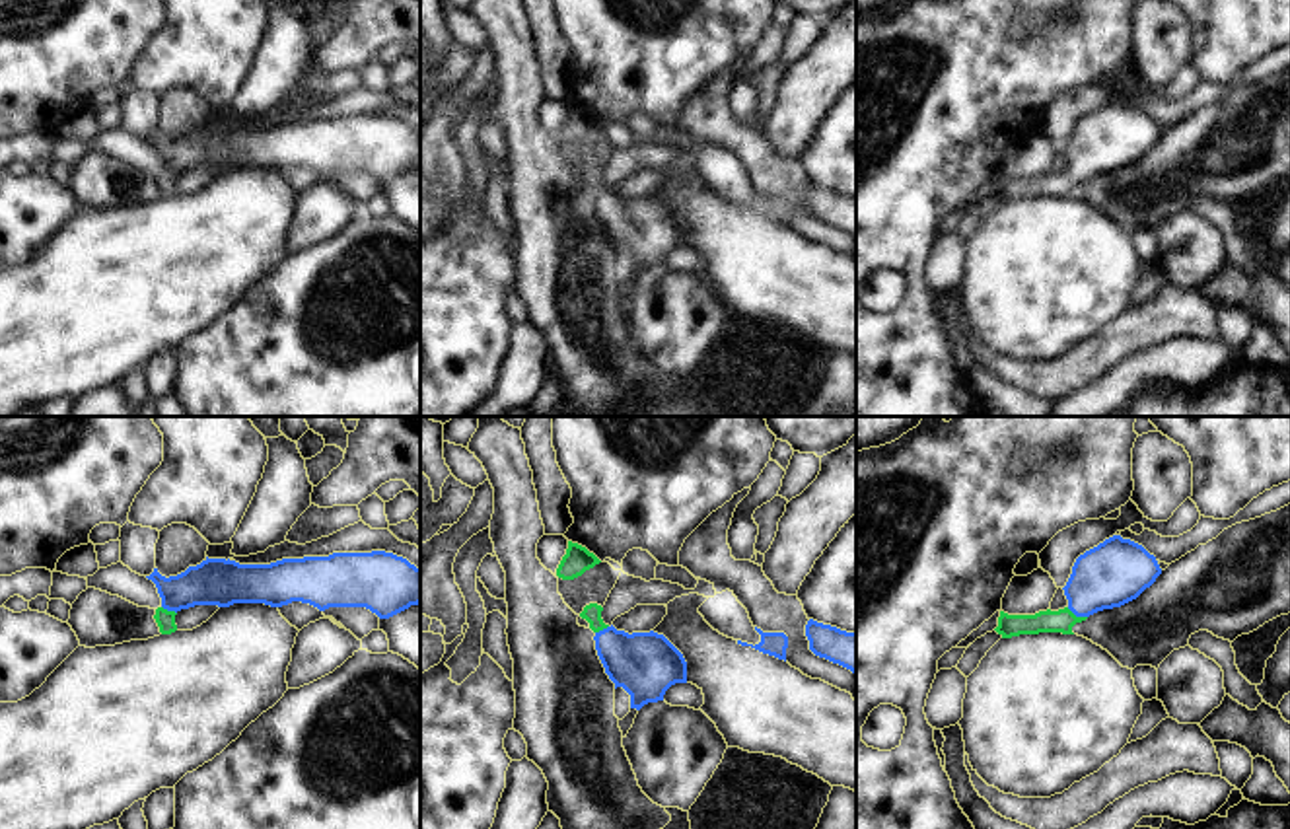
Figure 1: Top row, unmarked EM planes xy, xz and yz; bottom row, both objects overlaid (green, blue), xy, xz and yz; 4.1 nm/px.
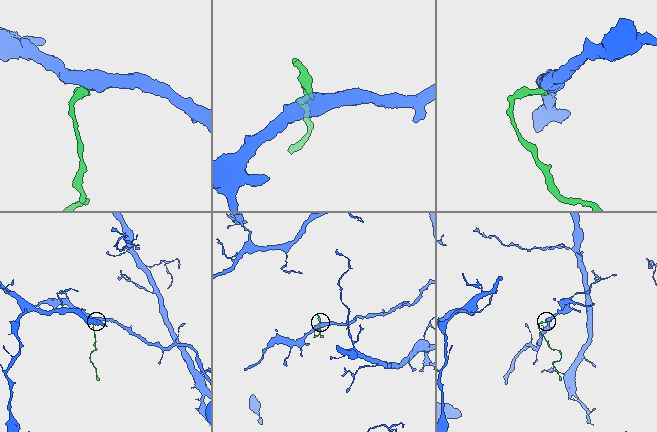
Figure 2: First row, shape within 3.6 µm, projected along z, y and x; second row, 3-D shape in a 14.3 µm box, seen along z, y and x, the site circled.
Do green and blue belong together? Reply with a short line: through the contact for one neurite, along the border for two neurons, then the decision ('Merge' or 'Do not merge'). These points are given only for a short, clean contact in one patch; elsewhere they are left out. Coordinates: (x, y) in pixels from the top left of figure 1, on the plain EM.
Line: yz (1045, 185), (1061, 185), (1074, 180), (1113, 137). Merge.

